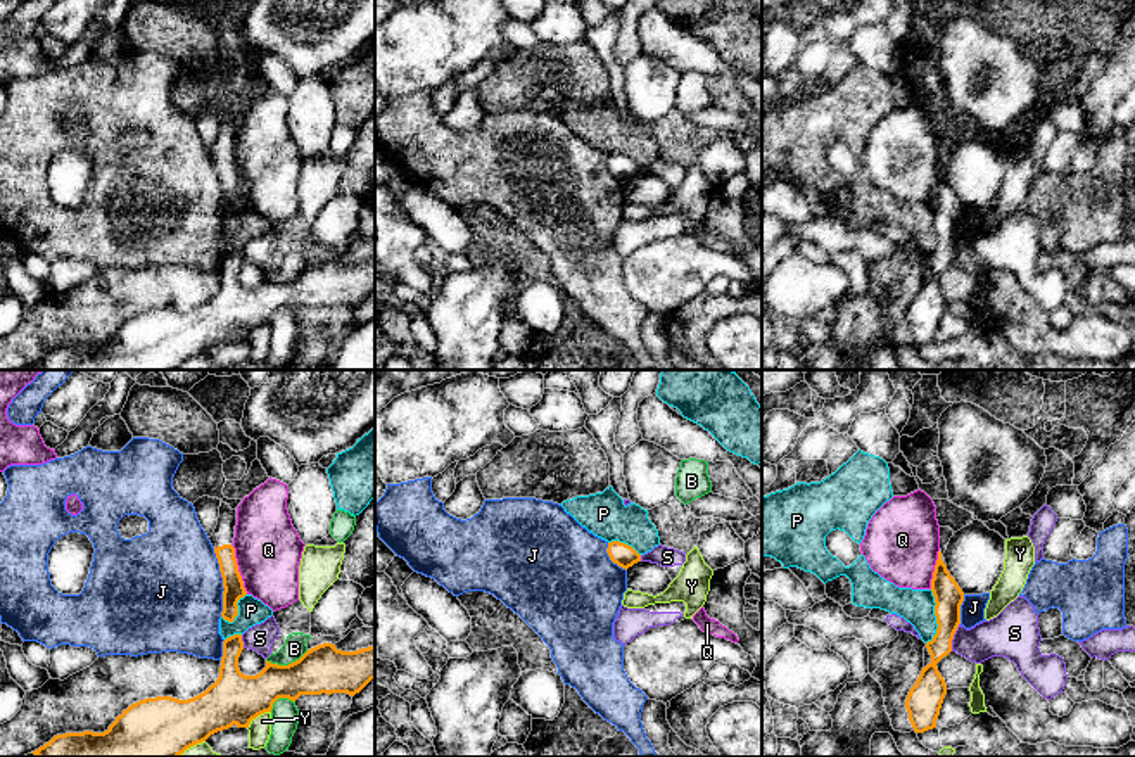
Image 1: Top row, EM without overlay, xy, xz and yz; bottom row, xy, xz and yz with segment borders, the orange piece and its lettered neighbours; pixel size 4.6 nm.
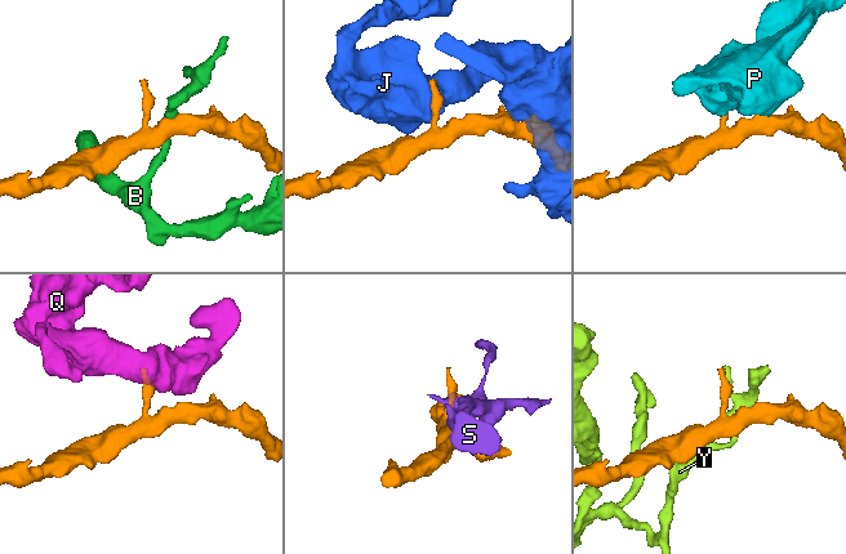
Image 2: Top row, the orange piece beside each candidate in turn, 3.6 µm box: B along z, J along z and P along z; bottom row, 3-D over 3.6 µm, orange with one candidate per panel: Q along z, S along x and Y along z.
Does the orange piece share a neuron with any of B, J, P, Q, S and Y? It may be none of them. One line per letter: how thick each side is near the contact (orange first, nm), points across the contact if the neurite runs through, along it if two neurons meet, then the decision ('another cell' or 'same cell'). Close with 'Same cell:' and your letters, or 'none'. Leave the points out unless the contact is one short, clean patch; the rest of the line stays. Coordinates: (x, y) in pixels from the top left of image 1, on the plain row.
B: 220/100 nm | along xy (308, 263), (287, 277), (266, 273) | another cell
J: 100/500 nm | another cell
P: 140/160 nm | along yz (932, 203), (937, 246), (926, 256) | another cell
Q: 100/320 nm | along xy (232, 159), (237, 184), (247, 206) | another cell
S: 140/200 nm | along yz (959, 235), (951, 263) | another cell
Y: 240/110 nm | another cell
Same cell: none

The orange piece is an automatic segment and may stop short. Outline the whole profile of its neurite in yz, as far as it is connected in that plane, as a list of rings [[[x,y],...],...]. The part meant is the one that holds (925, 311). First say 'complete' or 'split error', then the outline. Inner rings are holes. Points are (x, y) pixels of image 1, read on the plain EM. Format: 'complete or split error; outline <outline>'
complete; outline [[[938,164],[931,204],[936,216],[935,228],[938,237],[936,247],[926,256],[931,275],[923,280],[905,313],[909,334],[916,346],[936,340],[936,332],[947,308],[947,297],[936,277],[952,264],[952,252],[961,237],[961,218],[964,214],[964,206],[947,183],[942,164]]]

